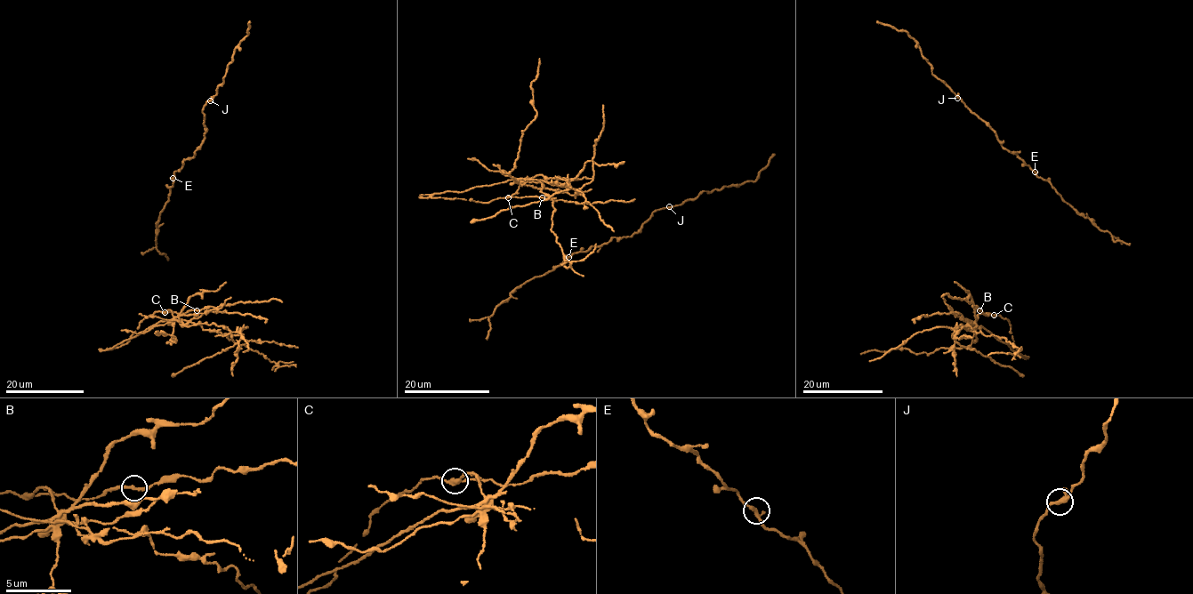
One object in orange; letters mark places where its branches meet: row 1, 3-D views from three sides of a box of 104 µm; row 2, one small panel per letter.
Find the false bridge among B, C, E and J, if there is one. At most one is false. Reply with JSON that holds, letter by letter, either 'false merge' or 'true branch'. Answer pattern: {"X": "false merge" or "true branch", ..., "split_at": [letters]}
{"B": "true branch", "C": "false merge", "E": "true branch", "J": "true branch", "split_at": ["C"]}

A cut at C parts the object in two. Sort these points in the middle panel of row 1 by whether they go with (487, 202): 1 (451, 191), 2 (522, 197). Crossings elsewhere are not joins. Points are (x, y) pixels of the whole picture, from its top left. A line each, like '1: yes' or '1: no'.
1: no
2: yes

